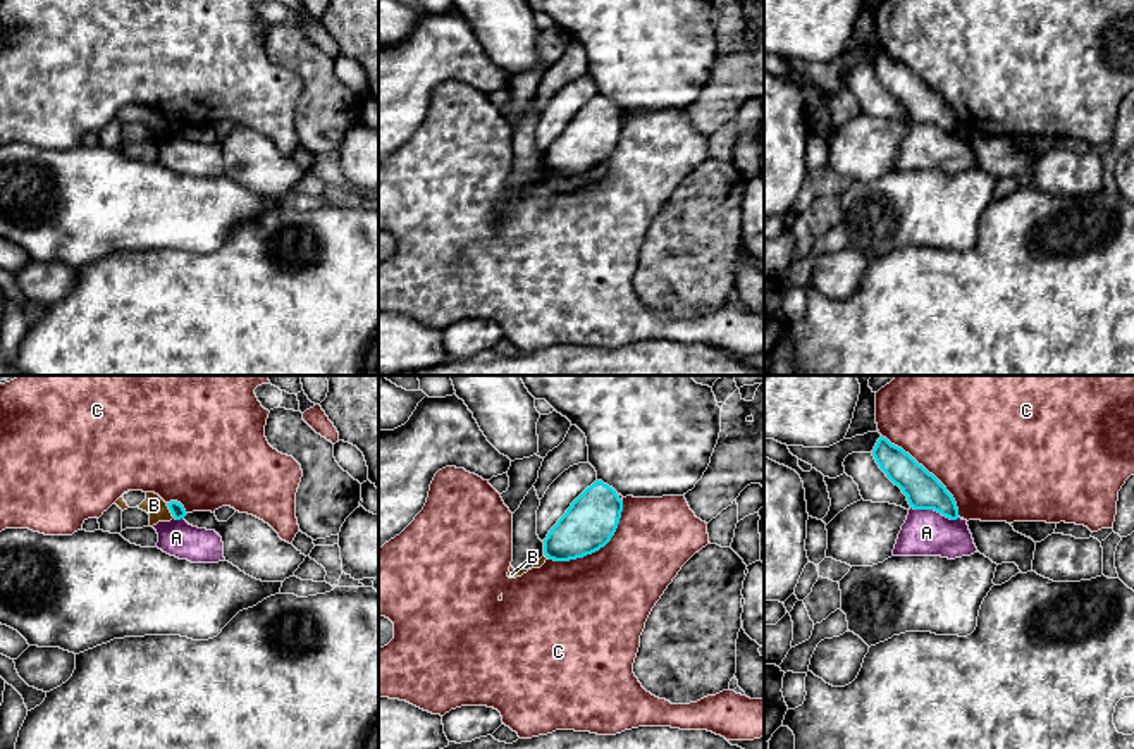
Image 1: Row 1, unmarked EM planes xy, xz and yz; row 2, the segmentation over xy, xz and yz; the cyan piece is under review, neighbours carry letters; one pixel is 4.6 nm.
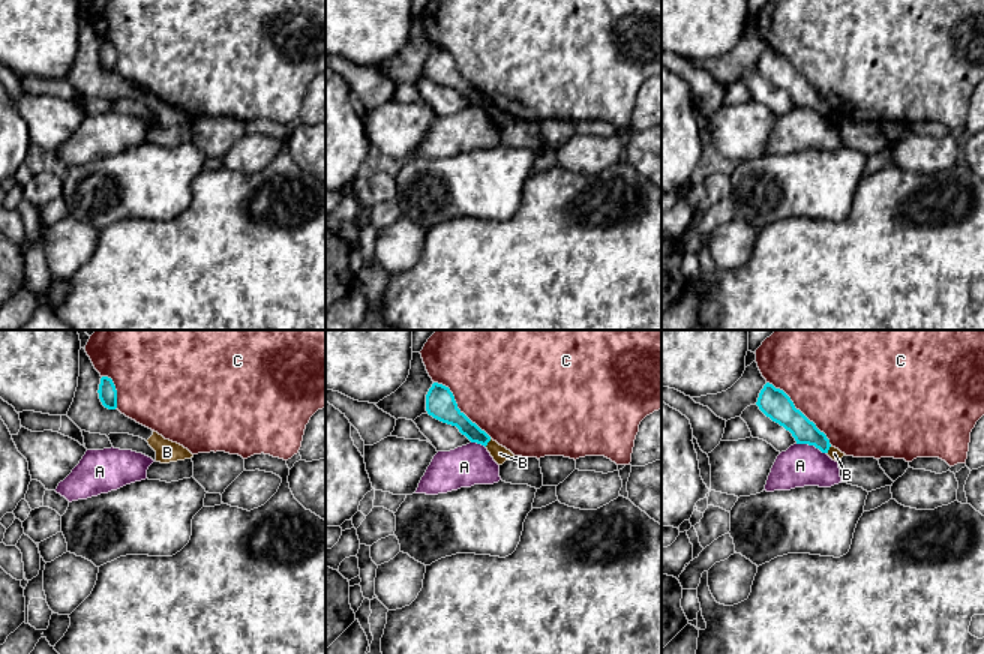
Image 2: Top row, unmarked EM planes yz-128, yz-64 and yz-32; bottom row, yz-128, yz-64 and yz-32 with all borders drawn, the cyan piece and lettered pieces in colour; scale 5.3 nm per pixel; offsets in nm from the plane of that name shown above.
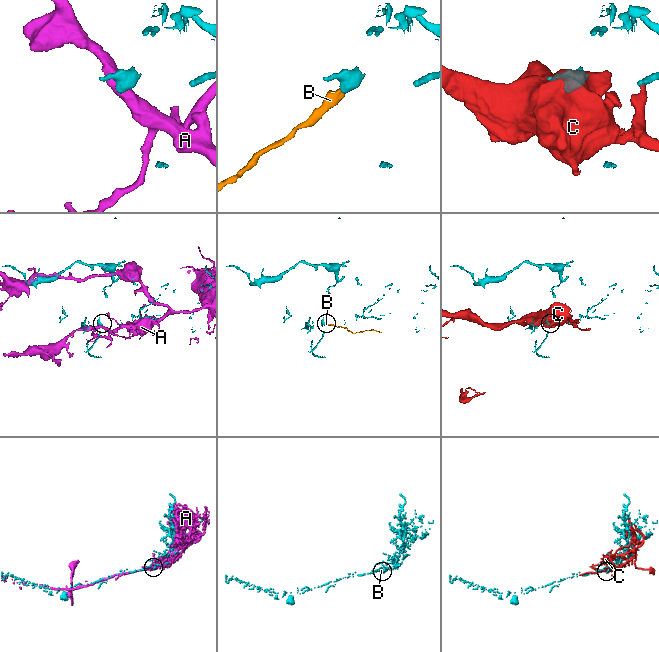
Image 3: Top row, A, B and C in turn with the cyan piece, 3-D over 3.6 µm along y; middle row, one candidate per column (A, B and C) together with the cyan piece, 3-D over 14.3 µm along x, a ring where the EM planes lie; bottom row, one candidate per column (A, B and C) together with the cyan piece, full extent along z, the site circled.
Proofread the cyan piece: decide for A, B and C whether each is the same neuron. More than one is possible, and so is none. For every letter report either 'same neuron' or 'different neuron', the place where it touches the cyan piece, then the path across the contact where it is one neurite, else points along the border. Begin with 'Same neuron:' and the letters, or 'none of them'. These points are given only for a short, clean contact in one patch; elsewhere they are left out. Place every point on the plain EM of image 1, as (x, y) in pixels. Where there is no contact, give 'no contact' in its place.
Same neuron: none of them
A: different neuron | yz (935, 124) | along yz (911, 121), (936, 124), (950, 133), (959, 133)
B: different neuron | xy (169, 123) | along xy (166, 117), (174, 131)
C: different neuron | xz (597, 164)

